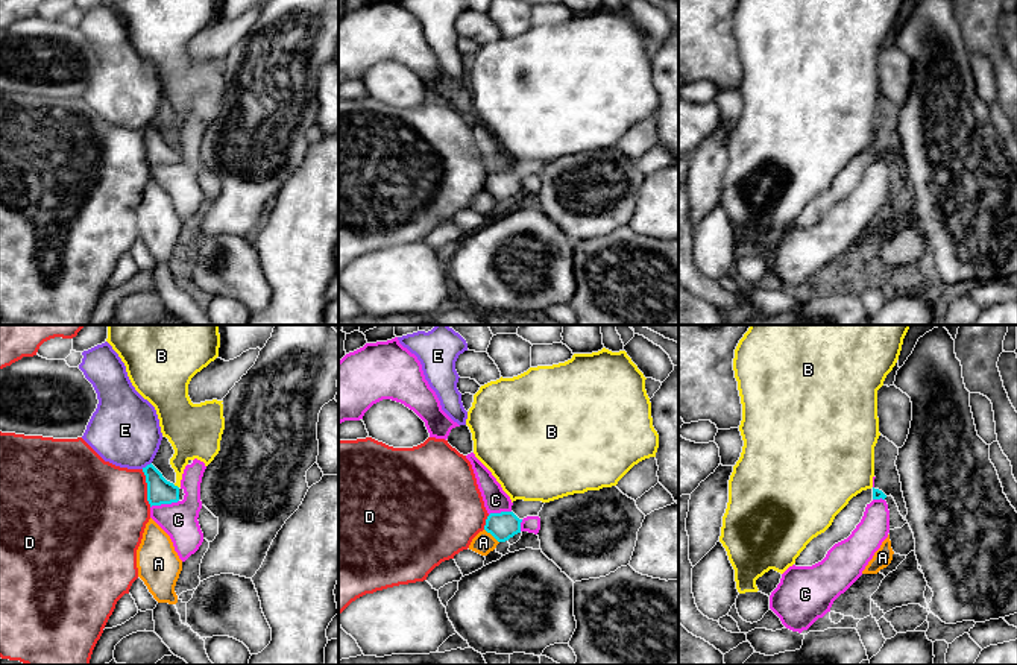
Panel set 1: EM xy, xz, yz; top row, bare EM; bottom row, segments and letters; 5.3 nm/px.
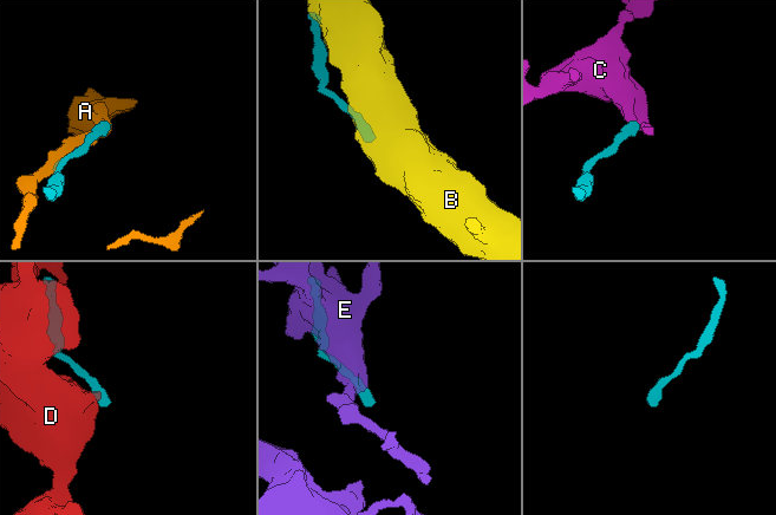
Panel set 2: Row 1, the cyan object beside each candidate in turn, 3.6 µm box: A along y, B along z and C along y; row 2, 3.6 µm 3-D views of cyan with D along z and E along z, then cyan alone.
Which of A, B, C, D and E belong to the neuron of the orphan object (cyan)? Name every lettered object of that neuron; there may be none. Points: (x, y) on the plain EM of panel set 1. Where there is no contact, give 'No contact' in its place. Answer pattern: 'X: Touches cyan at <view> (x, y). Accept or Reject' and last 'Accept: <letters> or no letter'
A: Touches cyan at xz (492, 195). Reject
B: Touches cyan at xy (176, 146). Reject
C: Touches cyan at xy (164, 163). Reject
D: Touches cyan at xy (147, 148). Reject
E: Touches cyan at xy (147, 125). Reject
Accept: no letter

